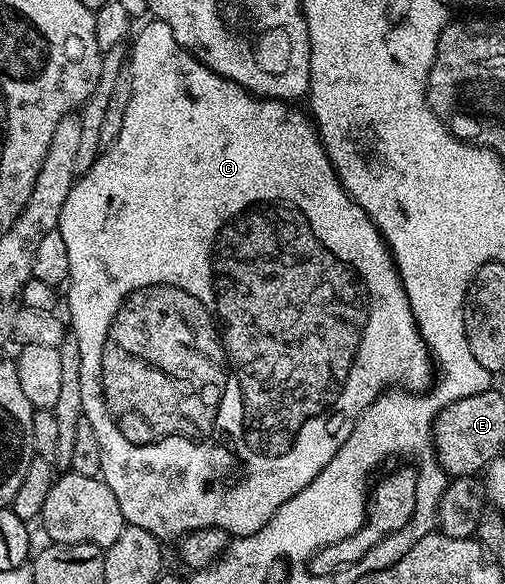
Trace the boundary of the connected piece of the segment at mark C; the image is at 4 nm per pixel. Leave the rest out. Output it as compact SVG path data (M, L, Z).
M150 18L150 19L147 19L147 20L146 20L146 21L145 21L145 23L146 23L146 22L147 22L147 24L146 24L146 25L144 25L144 26L143 26L143 28L142 28L142 29L140 29L140 30L139 30L139 32L138 32L138 29L137 29L137 32L136 32L136 35L135 35L135 36L134 36L134 37L133 37L133 40L132 40L132 47L131 47L131 48L130 48L130 49L129 49L129 52L128 52L128 71L129 71L129 74L130 74L130 85L131 85L131 86L132 86L132 98L131 98L131 99L130 99L130 101L129 101L129 102L128 102L128 110L127 110L127 111L126 111L126 113L125 113L125 114L124 114L124 126L120 126L120 134L119 134L119 135L118 135L118 137L117 137L117 138L116 138L116 142L115 142L115 143L114 143L114 145L113 145L113 146L112 146L112 147L110 147L110 148L108 148L108 149L105 149L105 151L103 151L103 152L102 152L102 153L101 153L101 155L99 155L99 157L98 157L98 160L97 160L97 161L96 161L96 162L95 162L95 164L93 164L93 166L91 166L91 167L90 167L90 168L89 168L89 169L88 169L88 171L86 171L86 172L83 172L83 173L81 173L81 175L79 175L79 176L78 176L78 177L77 177L77 179L75 179L75 181L74 181L74 185L72 185L72 187L70 187L70 193L69 193L69 194L68 194L68 198L67 198L67 199L66 199L66 201L65 201L65 202L64 202L64 210L63 210L63 211L62 211L62 218L61 218L61 221L60 221L60 231L61 231L61 234L62 234L62 237L63 237L63 238L64 238L64 242L65 242L65 244L67 244L67 246L68 246L68 266L69 266L69 267L70 267L70 279L69 279L69 281L68 281L68 289L69 289L69 288L70 288L70 320L69 320L69 316L68 316L68 324L69 324L69 327L70 327L70 328L71 328L71 329L72 329L72 335L74 335L74 337L75 337L75 338L76 338L76 342L80 342L80 402L81 402L81 403L82 403L82 415L83 415L83 417L84 417L84 419L85 419L85 420L87 420L87 421L88 421L88 422L92 422L92 430L96 430L96 442L100 442L100 466L101 466L101 467L102 467L102 471L101 471L101 473L100 473L100 478L101 478L101 479L102 479L102 480L103 480L103 482L105 482L105 484L106 484L106 485L107 485L107 486L108 486L108 490L112 490L112 494L116 494L116 502L120 502L120 510L121 510L121 511L122 511L122 513L123 513L123 514L124 514L124 518L125 518L125 519L126 519L126 523L127 523L127 524L131 524L131 525L132 525L132 526L140 526L140 530L148 530L148 534L152 534L152 535L153 535L153 536L155 536L155 538L157 538L157 539L158 539L158 540L161 540L161 541L163 541L163 542L169 542L169 540L171 540L171 542L174 542L174 541L177 541L177 540L178 540L178 539L179 539L179 538L181 538L181 537L184 537L184 536L186 536L186 535L188 535L188 533L190 533L190 532L195 532L195 531L196 531L196 530L200 530L200 529L201 529L201 528L219 528L219 529L220 529L220 530L224 530L224 531L225 531L225 532L229 532L229 533L230 533L230 535L231 535L231 537L234 537L234 538L237 538L237 537L240 537L240 536L251 536L251 534L252 534L252 533L254 533L254 532L255 532L255 531L256 531L256 530L260 530L260 529L261 529L261 528L262 528L262 527L264 527L264 526L265 526L265 524L267 524L267 523L268 523L268 521L270 521L270 519L271 519L271 518L272 518L272 514L276 514L276 510L280 510L280 506L284 506L284 502L288 502L288 498L292 498L292 497L293 497L293 496L295 496L295 495L296 495L296 494L300 494L300 490L304 490L304 486L308 486L308 485L309 485L309 484L310 484L310 483L311 483L311 482L313 482L313 480L314 480L314 479L315 479L315 478L316 478L316 474L320 474L320 470L324 470L324 466L328 466L328 462L332 462L332 458L333 458L333 456L334 456L334 455L335 455L335 454L336 454L336 452L337 452L337 451L338 451L338 450L340 450L340 446L343 446L343 444L344 444L344 442L345 442L345 441L346 441L346 439L347 439L347 438L348 438L348 434L352 434L352 430L353 430L353 429L354 429L354 427L355 427L355 426L356 426L356 422L357 422L357 421L358 421L358 420L359 420L359 418L361 418L361 416L362 416L362 412L363 412L363 411L364 411L364 410L365 410L365 408L367 408L367 406L368 406L368 405L369 405L369 404L370 404L370 403L371 403L371 402L373 402L373 401L374 401L374 400L376 400L376 399L378 399L378 397L379 397L379 396L381 396L381 395L383 395L383 393L385 393L385 392L386 392L386 391L387 391L387 390L390 390L390 389L393 389L393 388L394 388L394 387L395 387L395 386L397 386L397 387L398 387L398 388L399 388L399 389L402 389L402 390L405 390L405 391L407 391L407 392L409 392L409 393L411 393L411 394L422 394L422 393L425 393L425 392L426 392L426 391L427 391L427 389L429 389L429 388L430 388L430 387L431 387L431 384L432 384L432 381L433 381L433 380L434 380L434 379L435 379L435 376L436 376L436 365L435 365L435 363L434 363L434 361L433 361L433 359L432 359L432 357L431 357L431 355L430 355L430 349L429 349L429 348L427 348L427 346L426 346L426 340L425 340L425 339L424 339L424 337L422 337L422 335L421 335L421 334L420 334L420 330L419 330L419 329L418 329L418 323L417 323L417 322L416 322L416 318L415 318L415 317L414 317L414 315L413 315L413 314L412 314L412 310L411 310L411 309L410 309L410 303L409 303L409 302L408 302L408 294L407 294L407 293L406 293L406 291L405 291L405 290L404 290L404 286L403 286L403 285L402 285L402 279L401 279L401 278L400 278L400 274L399 274L399 273L398 273L398 267L396 267L396 266L395 266L395 265L394 265L394 259L393 259L393 258L392 258L392 254L391 254L391 253L390 253L390 247L389 247L389 246L387 246L387 245L386 245L386 239L384 239L384 238L383 238L383 236L382 236L382 235L381 235L381 234L380 234L380 230L379 230L379 229L378 229L378 227L376 227L376 225L375 225L375 224L374 224L374 223L373 223L373 222L372 222L372 218L368 218L368 214L367 214L367 213L366 213L366 211L364 211L364 210L363 210L363 208L361 208L361 207L360 207L360 206L359 206L359 204L358 204L358 203L356 203L356 202L355 202L355 201L354 201L354 200L351 200L351 198L350 198L350 196L349 196L349 195L348 195L348 194L347 194L347 193L346 193L346 188L345 188L345 186L344 186L344 185L342 185L342 182L341 182L341 178L340 178L340 177L338 177L338 174L337 174L337 171L336 171L336 169L334 169L334 166L333 166L333 164L332 164L332 162L331 162L331 161L330 161L330 158L329 158L329 156L328 156L328 154L327 154L327 153L326 153L326 150L325 150L325 146L323 146L323 145L322 145L322 139L321 139L321 137L320 137L320 136L319 136L319 132L318 132L318 130L317 130L317 127L316 127L316 125L315 125L315 123L314 123L314 121L313 121L313 119L311 119L311 117L310 117L310 116L309 116L309 115L307 115L307 113L306 113L306 112L305 112L305 111L303 111L303 109L302 109L302 112L303 112L303 113L302 113L302 112L301 112L301 110L300 110L300 109L298 109L298 106L295 106L295 105L294 105L294 104L293 104L293 103L290 103L290 102L287 102L287 101L284 101L284 100L268 100L268 99L266 99L266 97L265 97L265 96L255 96L255 95L254 95L254 93L252 93L252 92L249 92L249 90L247 90L247 88L242 88L242 87L240 87L240 86L239 86L239 85L238 85L238 84L237 84L237 83L236 83L236 82L232 82L232 81L231 81L231 80L229 80L229 79L228 79L228 78L224 78L224 77L223 77L223 76L221 76L221 75L220 75L220 74L216 74L216 73L215 73L215 72L212 72L212 71L211 71L211 70L210 70L210 68L209 68L209 67L208 67L208 66L204 66L204 65L203 65L203 64L201 64L201 62L199 62L199 61L198 61L198 59L196 59L196 58L195 58L195 57L194 57L194 56L193 56L193 55L192 55L192 53L191 53L191 52L189 52L189 51L188 51L188 49L186 49L186 48L181 48L181 46L179 46L179 45L178 45L178 43L177 43L177 42L176 42L176 34L172 34L172 30L171 30L171 29L170 29L170 27L168 27L168 26L167 26L167 25L166 25L166 24L165 24L165 23L164 23L164 21L163 21L163 20L156 20L156 19L153 19L153 18Z

